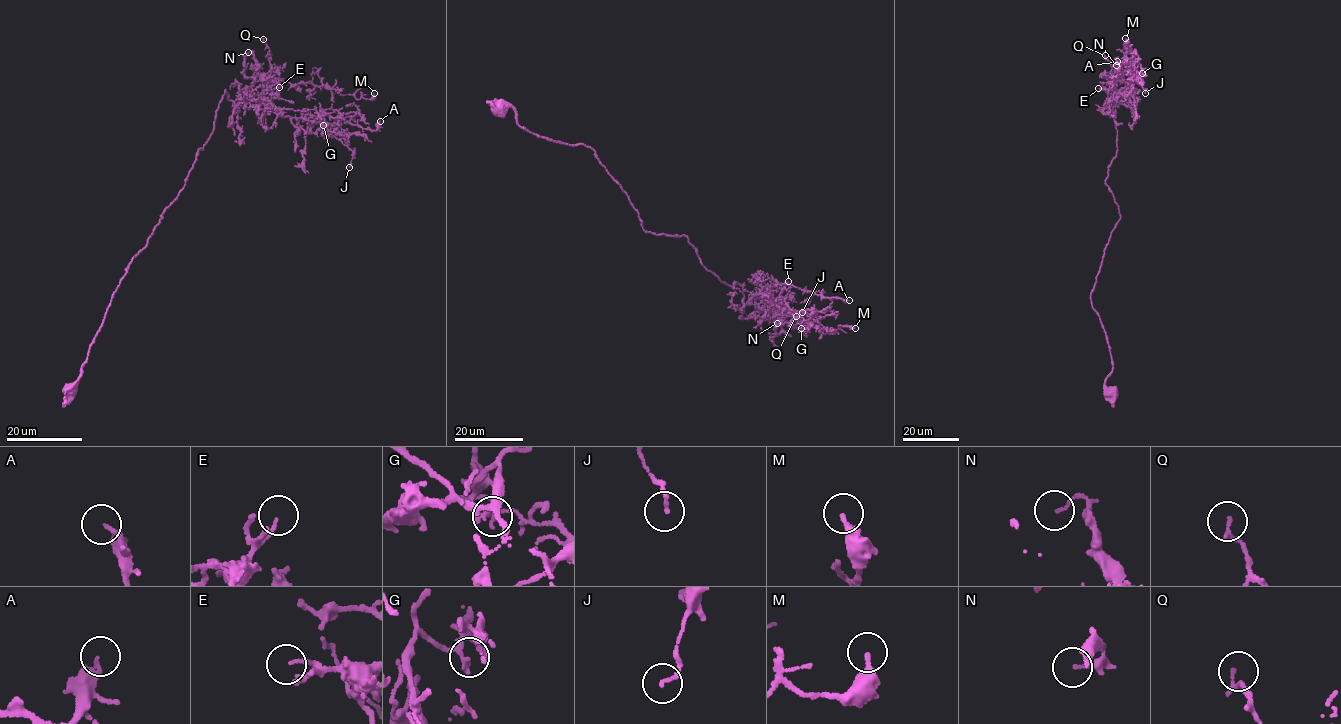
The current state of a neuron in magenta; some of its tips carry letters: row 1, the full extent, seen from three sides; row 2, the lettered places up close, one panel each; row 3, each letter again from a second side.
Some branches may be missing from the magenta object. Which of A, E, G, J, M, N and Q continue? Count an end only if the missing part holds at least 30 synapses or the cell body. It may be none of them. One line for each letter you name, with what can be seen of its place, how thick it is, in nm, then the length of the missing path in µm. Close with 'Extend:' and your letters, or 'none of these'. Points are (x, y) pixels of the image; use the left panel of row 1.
Extend: none of these

